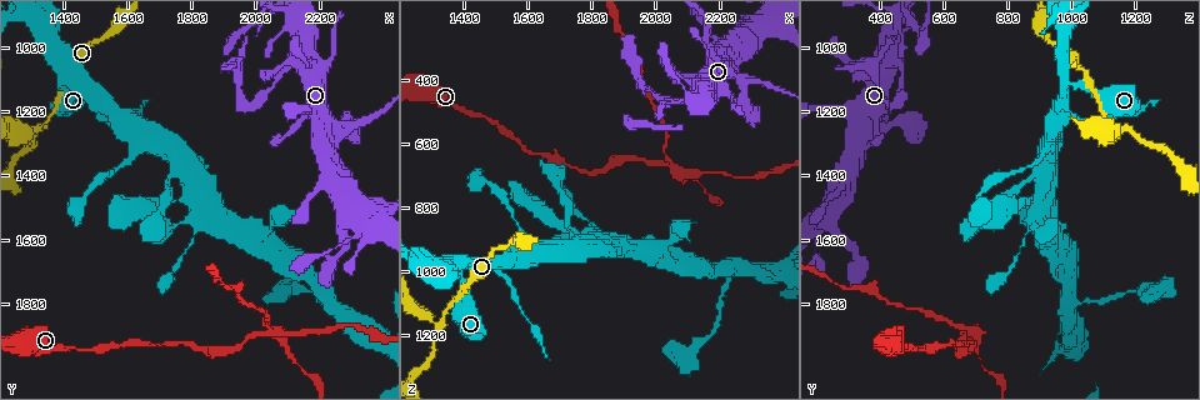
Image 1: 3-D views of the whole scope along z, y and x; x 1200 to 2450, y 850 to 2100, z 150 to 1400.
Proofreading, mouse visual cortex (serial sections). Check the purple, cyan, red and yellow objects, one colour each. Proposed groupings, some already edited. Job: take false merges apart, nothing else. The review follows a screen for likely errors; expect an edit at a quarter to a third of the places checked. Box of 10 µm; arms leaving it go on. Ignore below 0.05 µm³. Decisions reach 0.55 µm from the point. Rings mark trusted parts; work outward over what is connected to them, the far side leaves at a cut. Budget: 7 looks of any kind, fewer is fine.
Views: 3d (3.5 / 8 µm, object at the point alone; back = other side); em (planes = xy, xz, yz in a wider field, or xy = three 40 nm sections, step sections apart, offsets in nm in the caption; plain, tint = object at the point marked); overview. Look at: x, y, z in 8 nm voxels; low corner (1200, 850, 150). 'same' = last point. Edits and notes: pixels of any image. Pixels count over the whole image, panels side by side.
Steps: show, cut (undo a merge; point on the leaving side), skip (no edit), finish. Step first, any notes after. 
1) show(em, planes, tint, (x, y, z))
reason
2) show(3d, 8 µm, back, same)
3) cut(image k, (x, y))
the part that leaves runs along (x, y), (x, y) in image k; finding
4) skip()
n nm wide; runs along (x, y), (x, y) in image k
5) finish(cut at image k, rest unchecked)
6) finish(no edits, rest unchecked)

show(em, xy, step 5, tint, (1330, 1250, 1160))

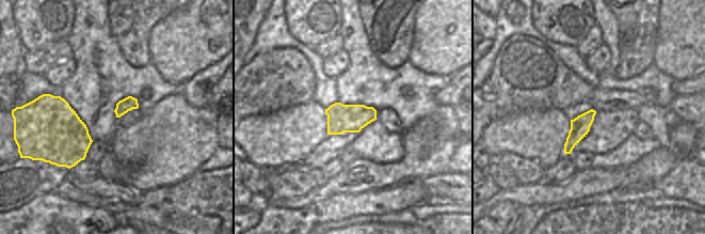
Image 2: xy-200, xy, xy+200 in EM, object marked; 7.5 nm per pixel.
show(3d, 3.5 µm, back, same)
see where the arms go

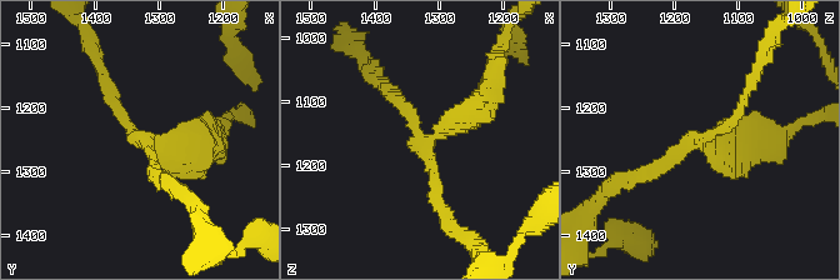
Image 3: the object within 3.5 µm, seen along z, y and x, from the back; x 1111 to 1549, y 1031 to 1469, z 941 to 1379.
cut(image 3, (189, 169))
the part that leaves runs along (155, 143), (186, 150), (221, 131) in image 3; a second cell is stuck on

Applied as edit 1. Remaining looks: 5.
show(overview)
see it whole again

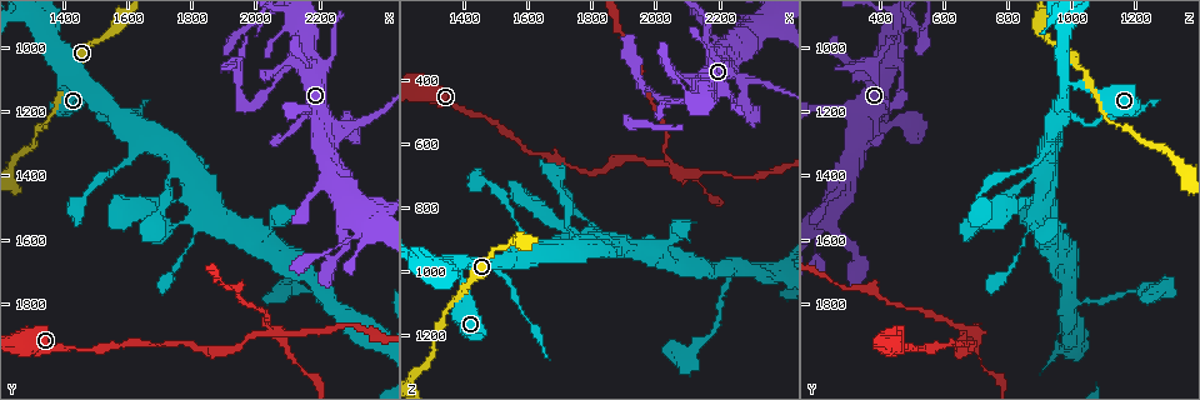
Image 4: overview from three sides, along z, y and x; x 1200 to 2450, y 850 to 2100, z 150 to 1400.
show(3d, 3.5 µm, (1490, 1160, 970))
small branch off a trunk

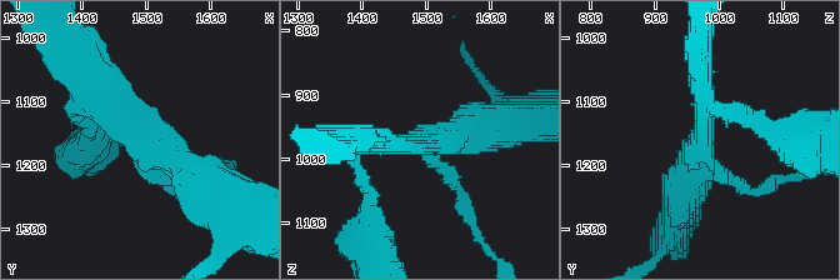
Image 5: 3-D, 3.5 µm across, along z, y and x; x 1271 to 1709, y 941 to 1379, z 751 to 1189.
show(em, xy, step 2, plain, (1495, 1160, 975))
3 arms; arms of 150, 300, 500 nm

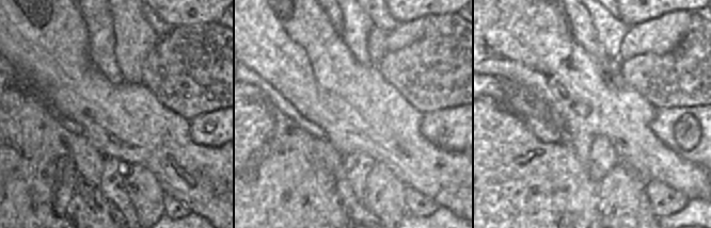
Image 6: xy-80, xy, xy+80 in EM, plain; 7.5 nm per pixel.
show(em, xy, step 2, tint, same)
where the object lies

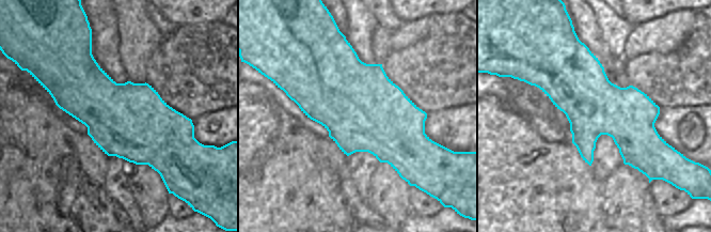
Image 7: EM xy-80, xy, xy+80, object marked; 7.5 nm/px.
cut(image 5, (456, 185))
two cells meet here

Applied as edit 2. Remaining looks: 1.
finish(cut at image 3, cut at image 5, rest unchecked)

